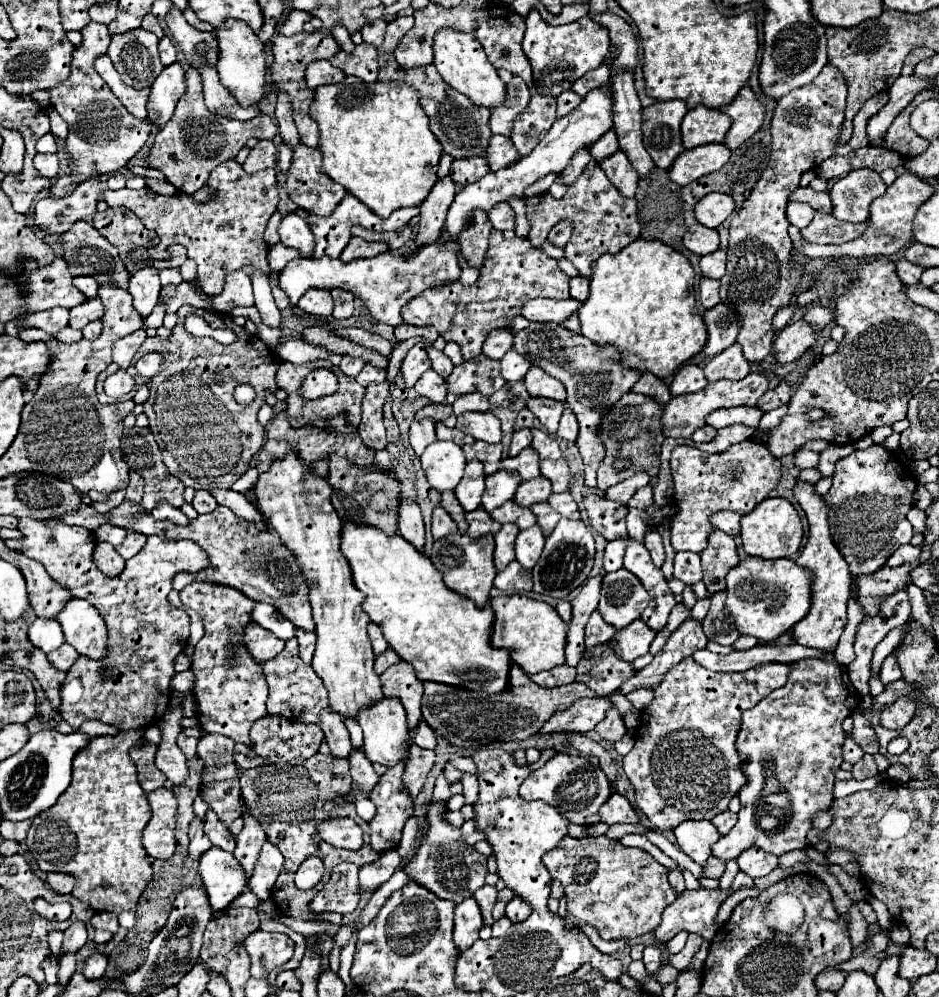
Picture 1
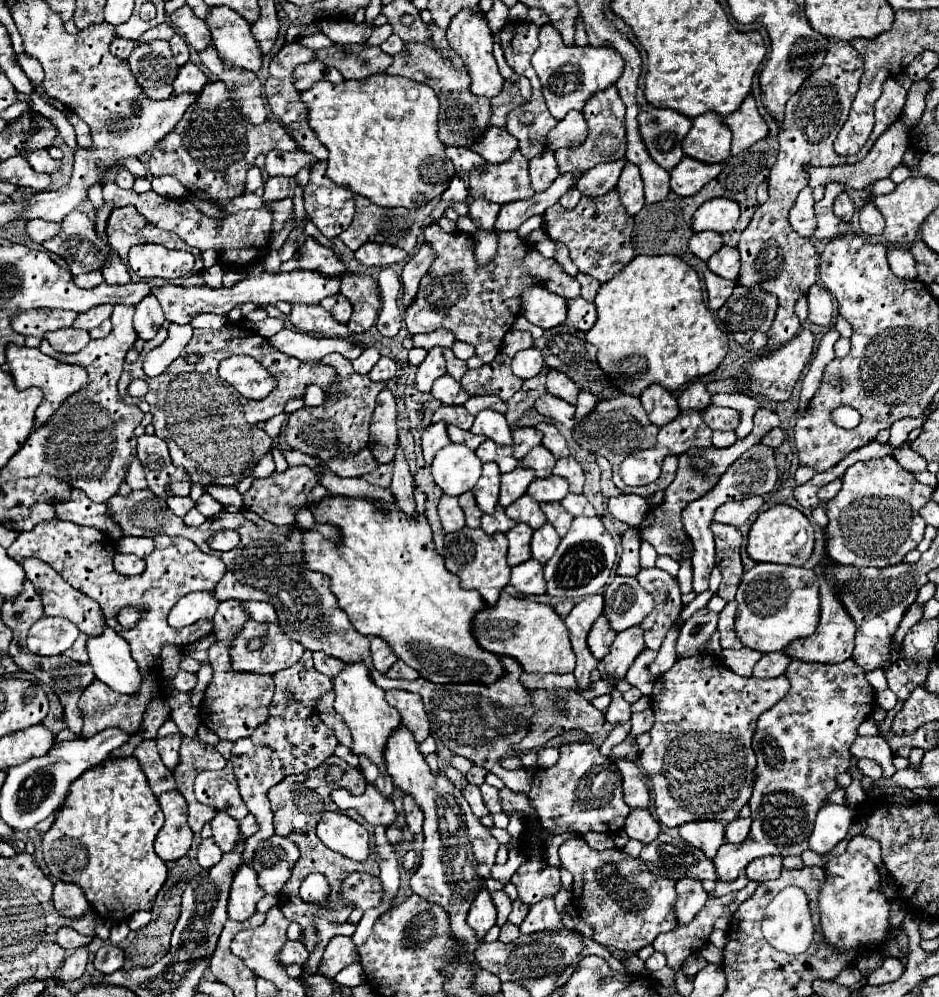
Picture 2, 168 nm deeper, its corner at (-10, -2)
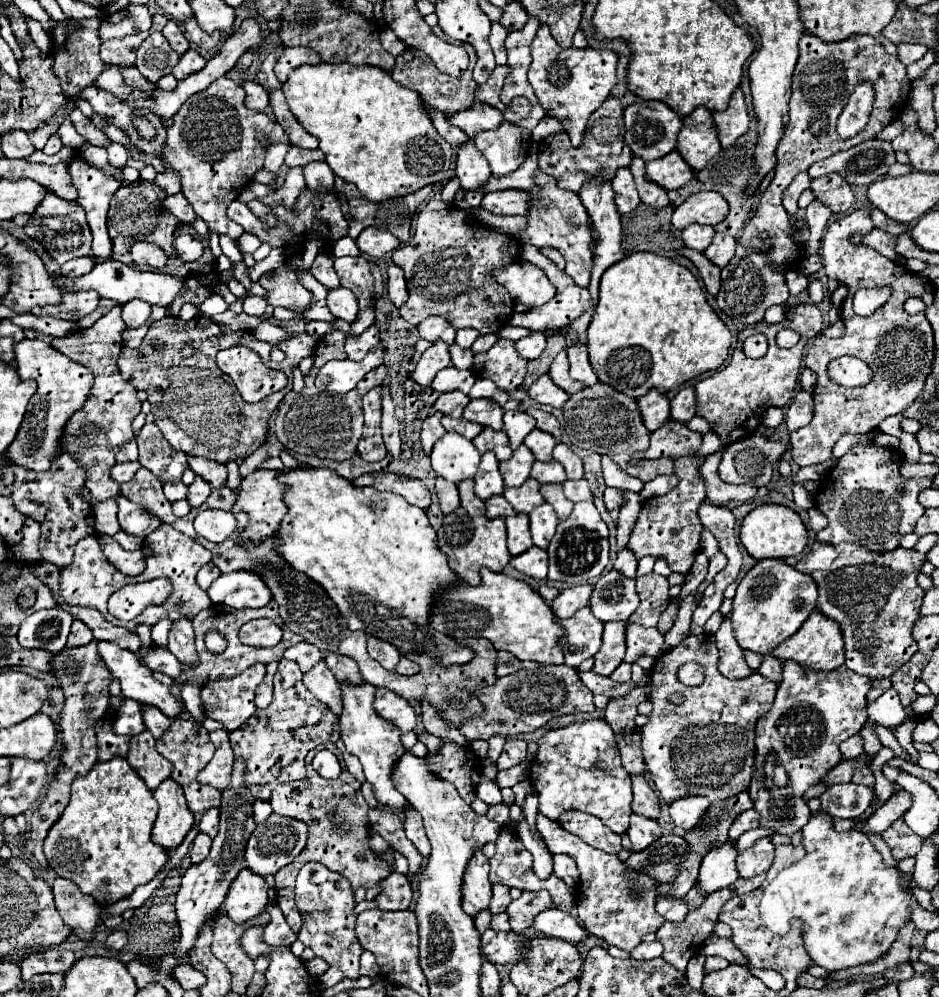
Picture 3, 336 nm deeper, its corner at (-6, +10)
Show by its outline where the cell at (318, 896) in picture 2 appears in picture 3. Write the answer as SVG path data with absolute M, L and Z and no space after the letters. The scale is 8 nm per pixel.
M307 862L296 878L295 902L303 915L308 914L297 934L297 940L301 940L307 948L311 948L315 956L323 958L329 966L339 968L345 974L345 978L357 980L361 976L359 956L363 948L359 946L353 930L355 898L349 882L341 874L331 872L327 866L319 862Z

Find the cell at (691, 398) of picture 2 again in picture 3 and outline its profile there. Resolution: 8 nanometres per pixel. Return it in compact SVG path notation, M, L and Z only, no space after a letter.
M687 386L683 390L677 392L677 396L671 400L671 416L673 420L679 422L689 422L689 418L693 418L697 408L697 396L695 396L695 388Z

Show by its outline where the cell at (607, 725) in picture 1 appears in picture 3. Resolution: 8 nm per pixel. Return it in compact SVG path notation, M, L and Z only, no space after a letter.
M621 662L609 678L611 678L611 680L615 680L615 682L625 682L625 680L631 680L631 664Z

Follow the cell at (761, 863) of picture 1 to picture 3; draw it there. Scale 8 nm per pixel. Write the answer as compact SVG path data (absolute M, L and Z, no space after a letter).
M771 838L757 840L753 848L745 850L737 856L739 876L751 878L751 876L757 876L761 872L767 872L773 864L773 852L775 852L775 846L773 846Z

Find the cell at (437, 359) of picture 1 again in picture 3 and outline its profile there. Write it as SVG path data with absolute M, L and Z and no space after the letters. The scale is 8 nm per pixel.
M453 344L453 346L449 346L449 354L451 354L451 362L455 368L459 368L459 370L471 368L471 358L473 358L471 350L465 350L465 348L459 348L457 344Z

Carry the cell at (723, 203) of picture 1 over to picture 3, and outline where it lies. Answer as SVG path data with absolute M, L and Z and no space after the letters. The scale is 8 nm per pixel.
M697 192L689 196L681 206L675 208L671 224L677 230L683 230L689 224L711 224L725 220L729 214L729 204L717 192Z

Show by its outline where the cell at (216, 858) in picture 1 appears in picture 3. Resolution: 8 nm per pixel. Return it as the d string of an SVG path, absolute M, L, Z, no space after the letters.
M243 868L231 882L227 898L223 902L229 918L237 924L243 924L263 912L267 906L267 890L269 886L261 876Z

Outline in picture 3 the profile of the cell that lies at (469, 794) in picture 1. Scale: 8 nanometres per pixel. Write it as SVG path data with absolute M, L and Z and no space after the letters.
M481 776L479 784L477 784L477 796L485 802L485 804L499 804L501 802L501 788L489 778Z

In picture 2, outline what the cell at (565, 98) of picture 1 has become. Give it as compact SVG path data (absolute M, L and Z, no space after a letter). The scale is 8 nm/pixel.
M569 112L551 132L549 132L549 150L559 150L559 148L571 148L579 146L587 138L587 122L581 112Z

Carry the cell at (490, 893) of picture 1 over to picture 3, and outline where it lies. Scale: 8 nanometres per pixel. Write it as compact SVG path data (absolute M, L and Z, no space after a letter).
M495 884L493 886L493 900L489 904L489 912L491 914L497 914L497 912L505 912L505 908L509 906L511 902L511 896L509 896L509 888L501 886L501 884Z

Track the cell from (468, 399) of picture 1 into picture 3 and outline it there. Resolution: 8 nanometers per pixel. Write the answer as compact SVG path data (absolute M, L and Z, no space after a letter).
M479 378L479 380L473 384L473 388L471 388L471 392L469 392L469 398L471 398L471 400L475 400L475 398L489 398L489 400L499 402L499 406L503 406L503 404L507 402L507 392L499 390L491 380Z

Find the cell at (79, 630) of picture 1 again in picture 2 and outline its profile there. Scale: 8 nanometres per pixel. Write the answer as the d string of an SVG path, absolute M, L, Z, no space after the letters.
M107 626L101 636L89 638L87 650L91 658L89 664L93 666L97 680L115 692L137 694L141 688L139 666L131 658L129 644L117 632L113 632L113 628Z

